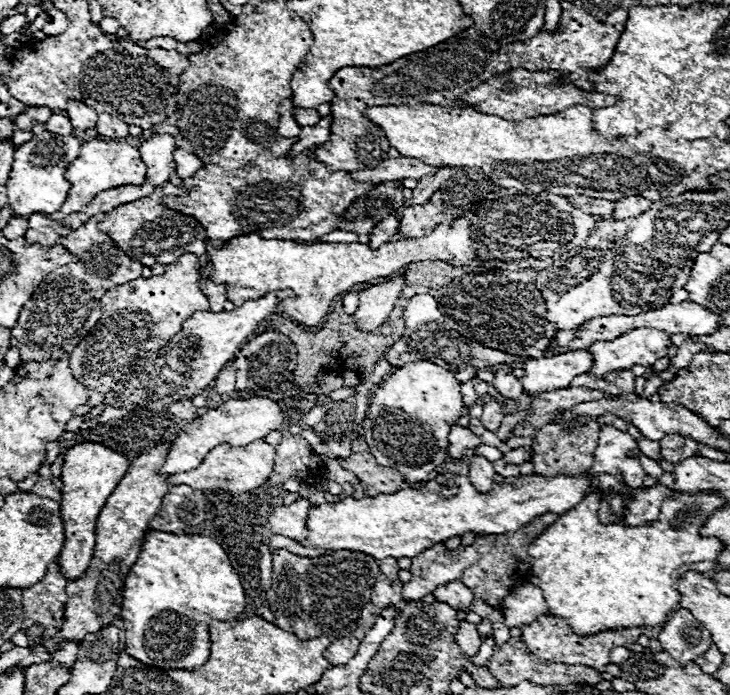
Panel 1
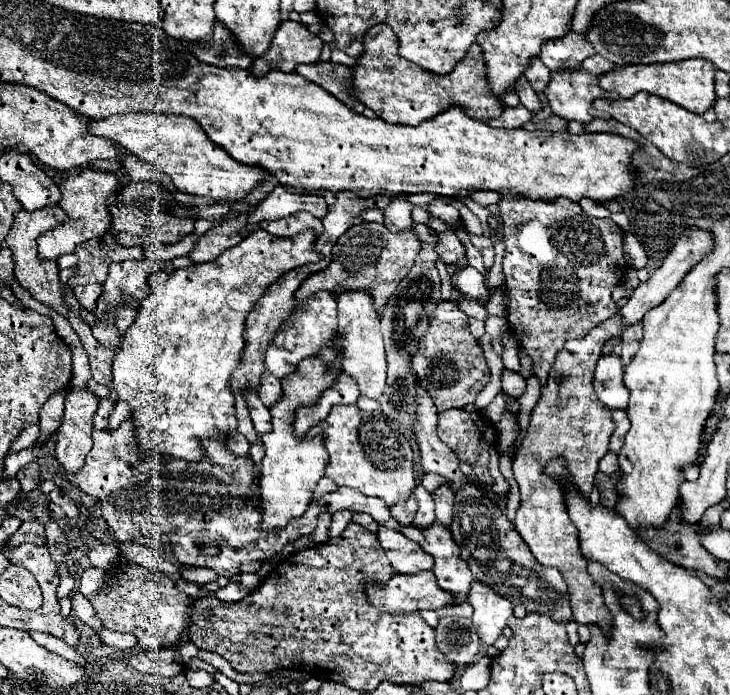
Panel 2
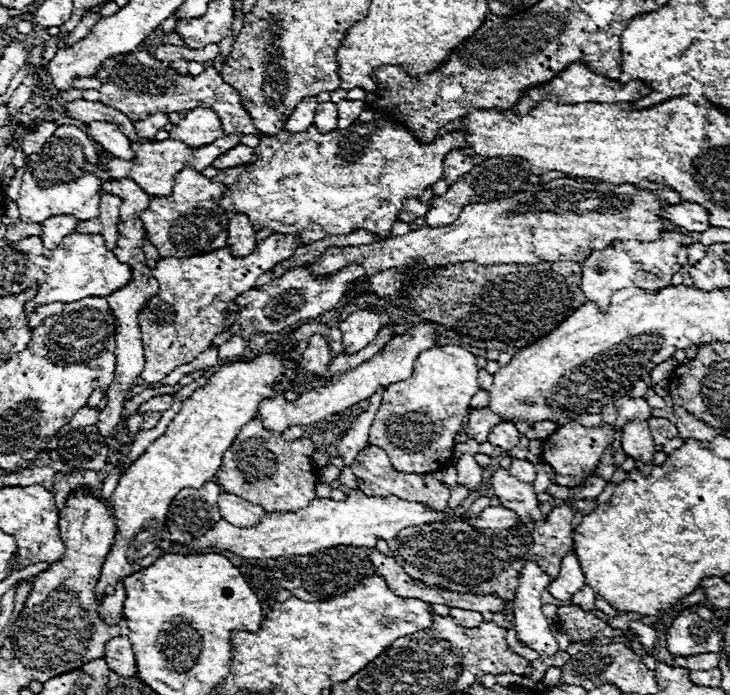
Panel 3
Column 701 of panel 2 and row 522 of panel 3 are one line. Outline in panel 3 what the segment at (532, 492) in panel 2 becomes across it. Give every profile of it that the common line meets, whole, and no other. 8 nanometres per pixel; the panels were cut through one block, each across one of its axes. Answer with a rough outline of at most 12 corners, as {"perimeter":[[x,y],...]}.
{"perimeter":[[222,492],[220,514],[248,528],[266,516],[262,506]]}

